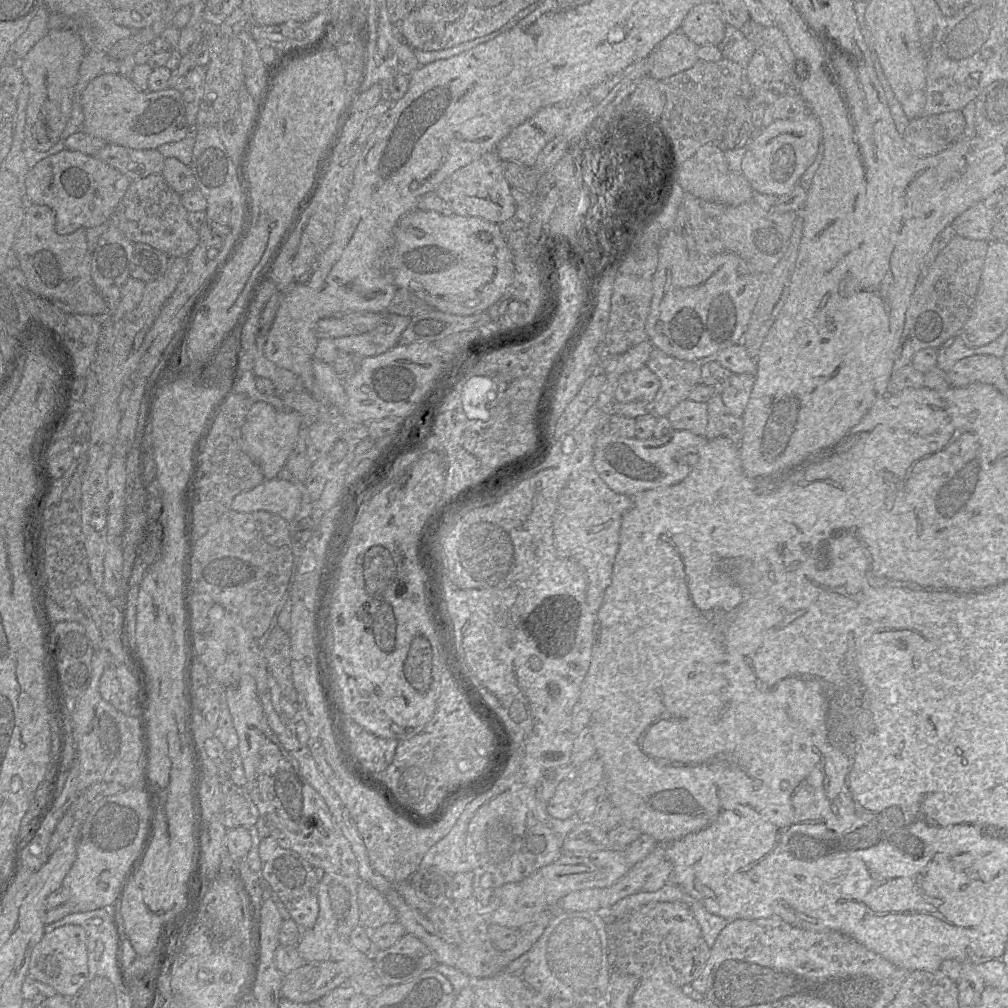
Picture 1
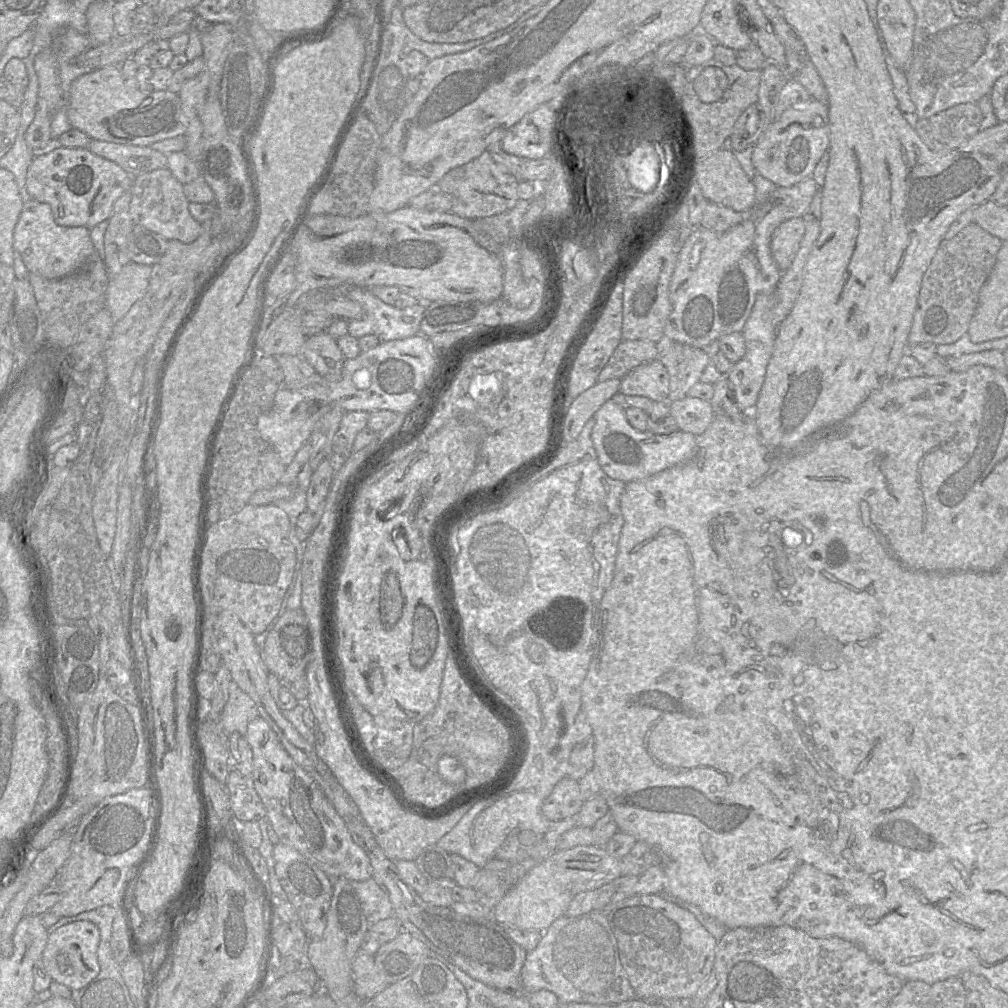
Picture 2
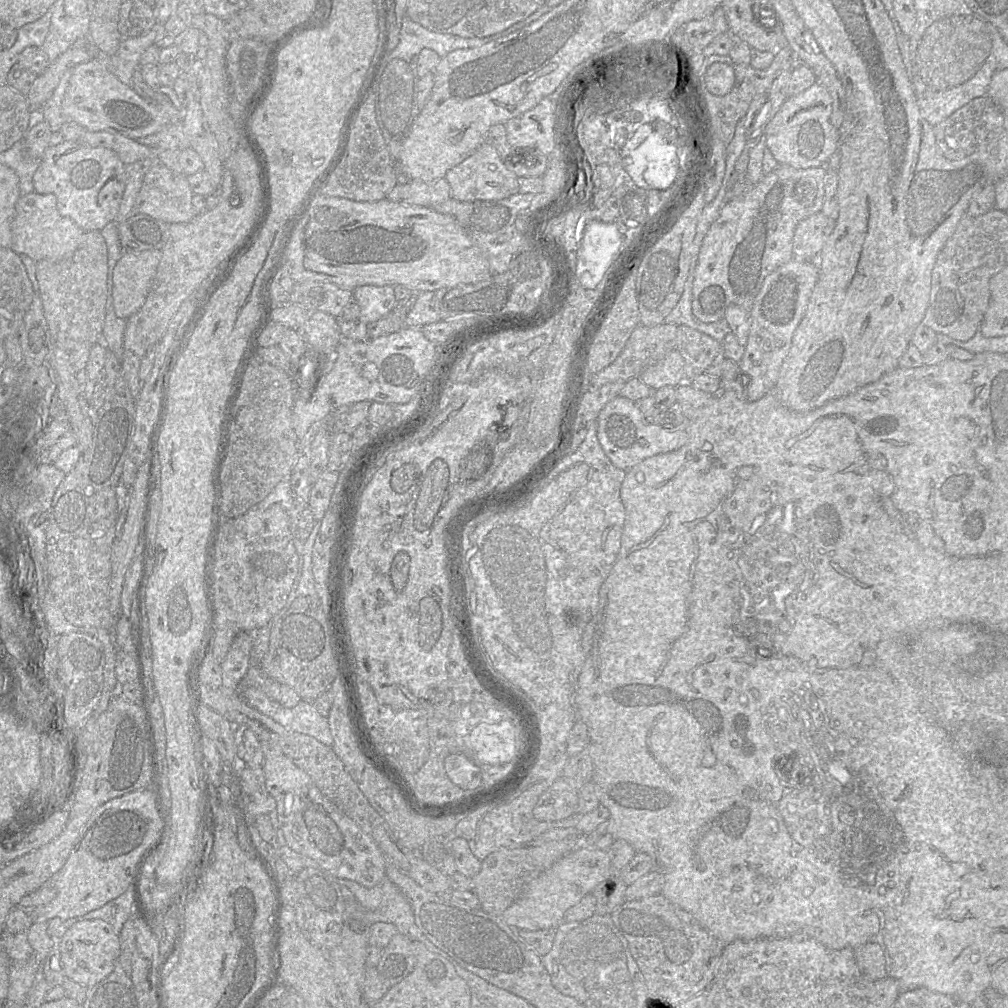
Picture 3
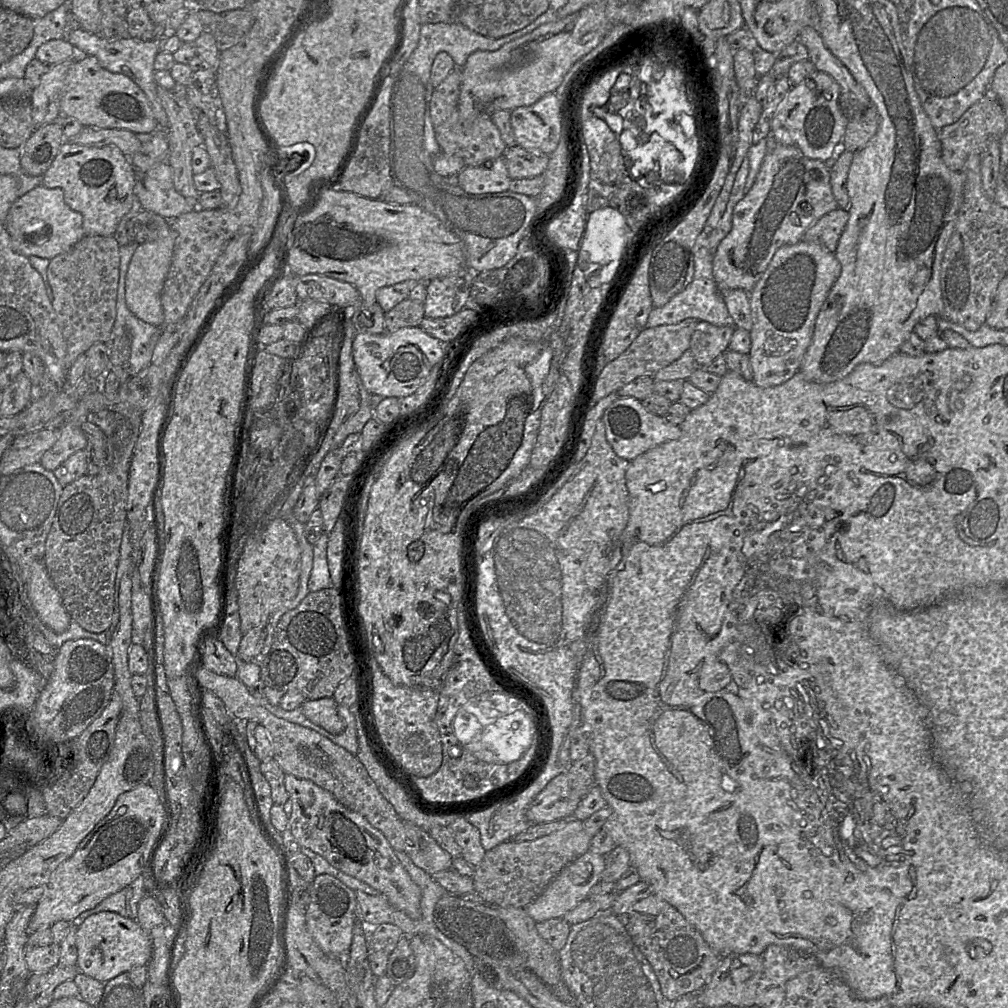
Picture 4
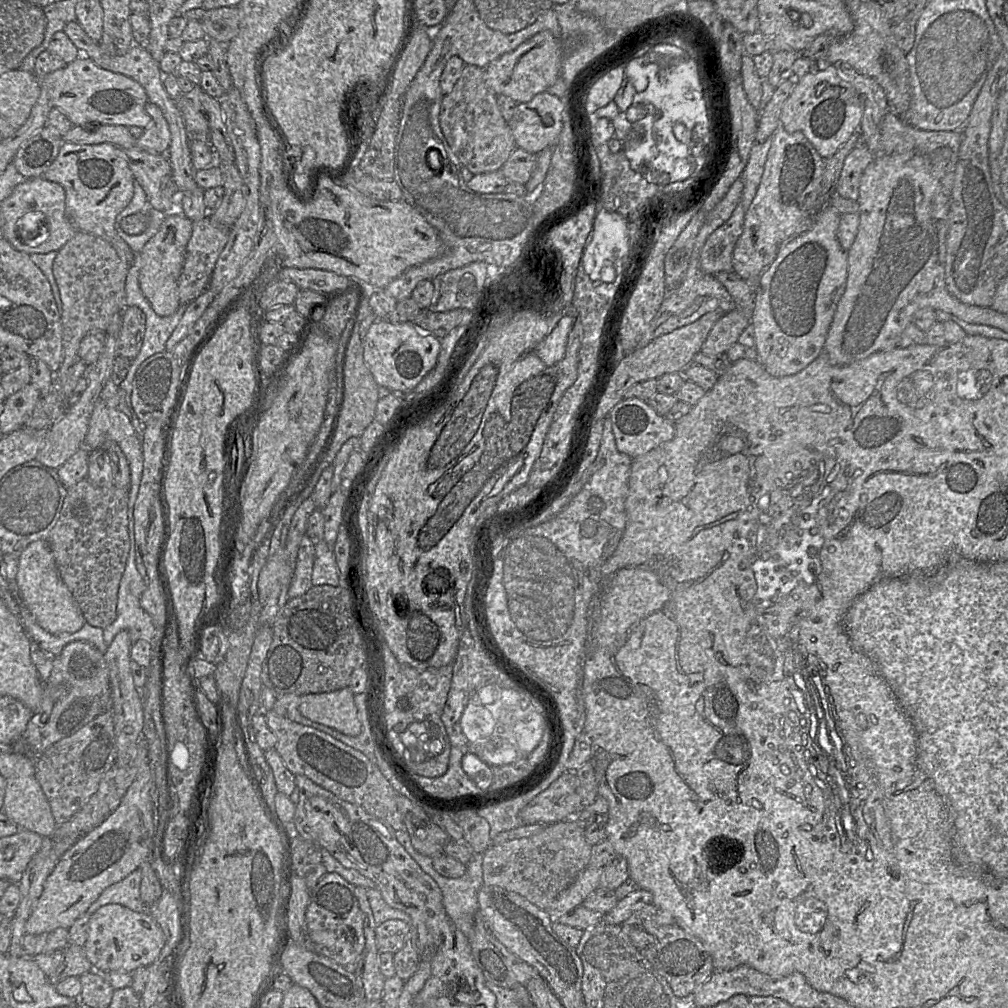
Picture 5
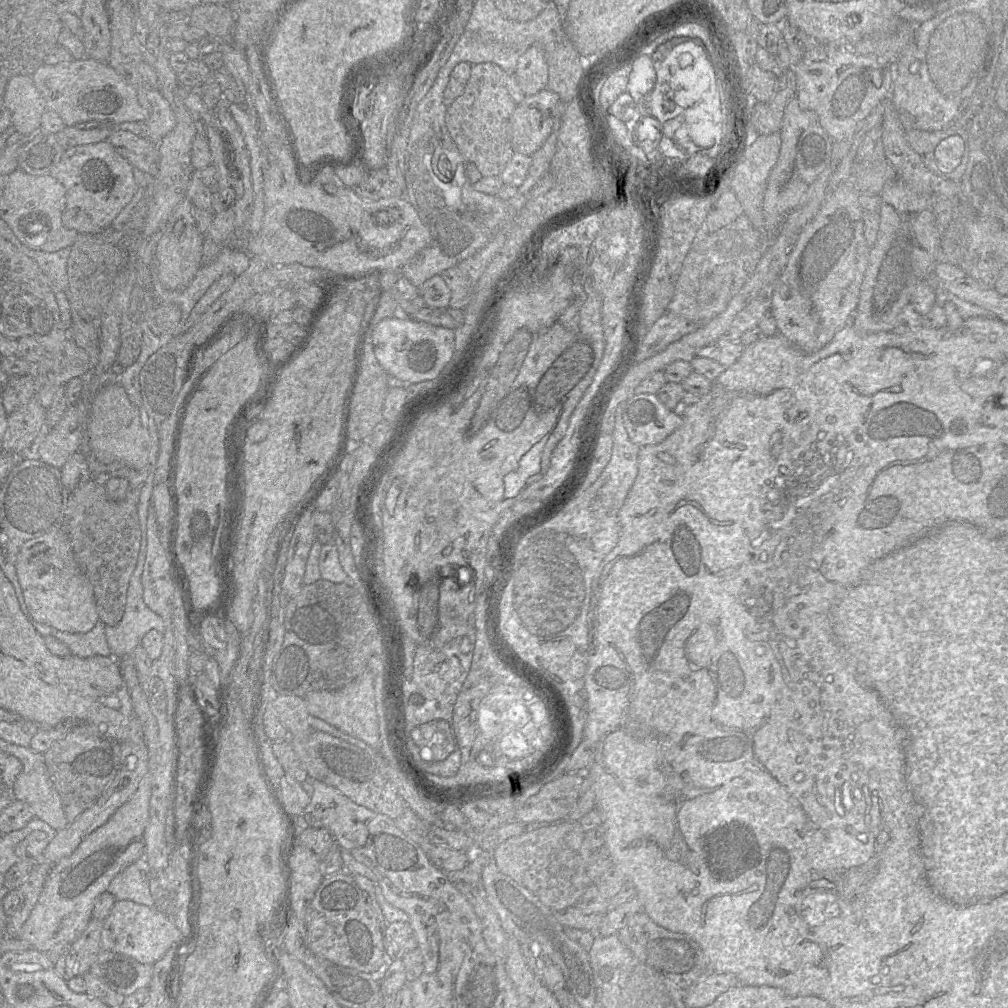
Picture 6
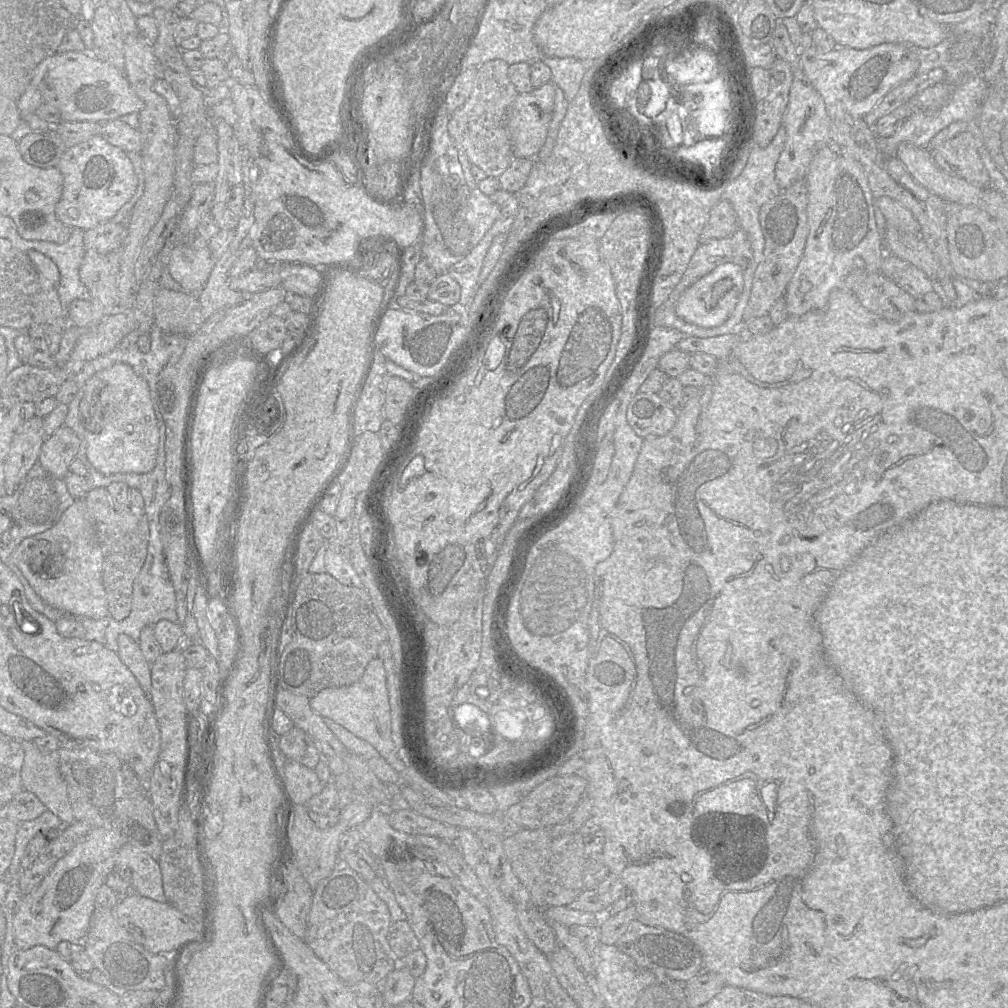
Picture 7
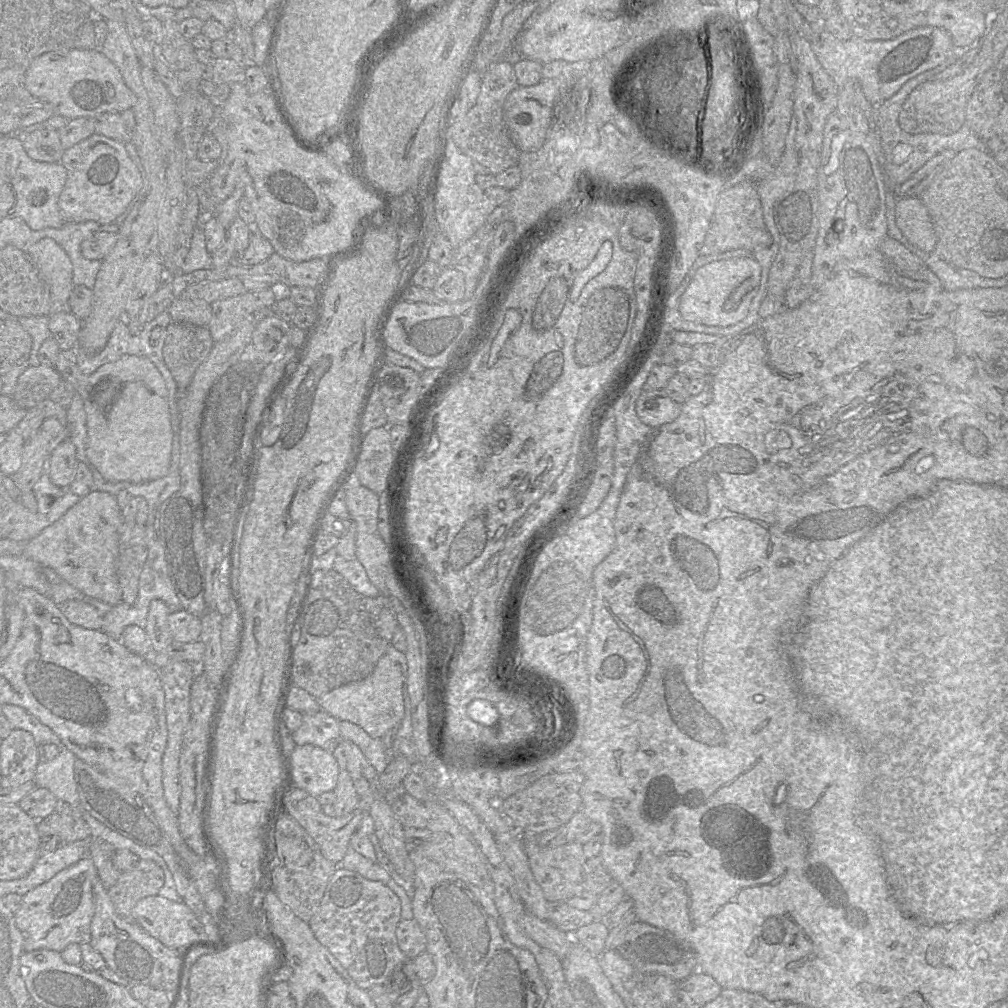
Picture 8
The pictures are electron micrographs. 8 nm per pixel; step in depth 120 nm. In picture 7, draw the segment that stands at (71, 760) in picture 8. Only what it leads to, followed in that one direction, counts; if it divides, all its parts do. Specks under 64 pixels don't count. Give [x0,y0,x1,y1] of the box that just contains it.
[20,741,75,825]

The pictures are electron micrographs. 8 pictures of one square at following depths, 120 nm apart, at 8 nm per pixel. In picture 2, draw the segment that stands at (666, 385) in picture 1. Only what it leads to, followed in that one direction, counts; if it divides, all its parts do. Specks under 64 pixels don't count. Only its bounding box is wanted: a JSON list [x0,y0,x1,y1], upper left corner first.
[656,334,710,403]

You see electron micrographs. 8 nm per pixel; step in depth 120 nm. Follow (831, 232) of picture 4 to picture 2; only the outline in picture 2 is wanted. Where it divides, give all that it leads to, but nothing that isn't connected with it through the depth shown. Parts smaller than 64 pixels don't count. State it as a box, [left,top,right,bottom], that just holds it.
[770,217,805,272]

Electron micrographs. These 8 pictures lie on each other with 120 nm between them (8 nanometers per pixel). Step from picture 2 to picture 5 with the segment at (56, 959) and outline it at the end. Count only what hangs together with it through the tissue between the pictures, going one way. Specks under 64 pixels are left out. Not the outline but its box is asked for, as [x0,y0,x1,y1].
[84,904,165,973]

